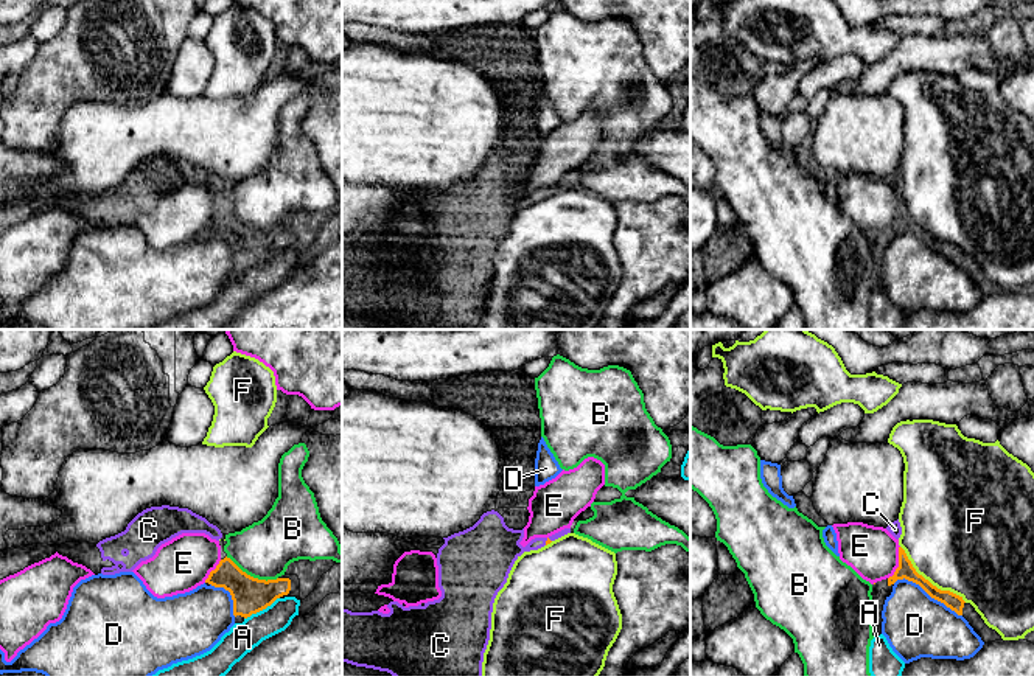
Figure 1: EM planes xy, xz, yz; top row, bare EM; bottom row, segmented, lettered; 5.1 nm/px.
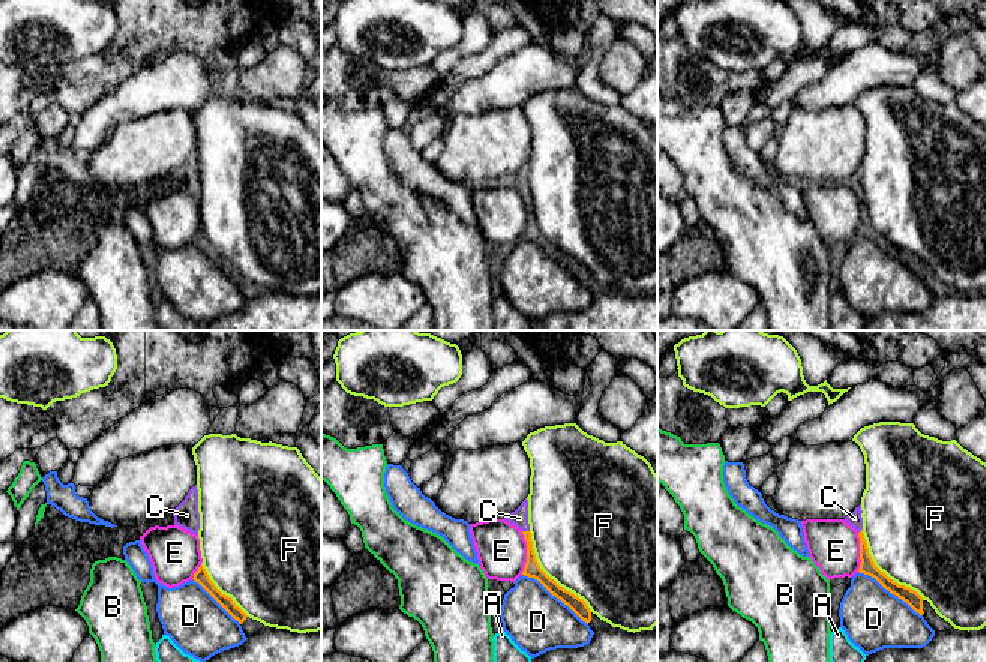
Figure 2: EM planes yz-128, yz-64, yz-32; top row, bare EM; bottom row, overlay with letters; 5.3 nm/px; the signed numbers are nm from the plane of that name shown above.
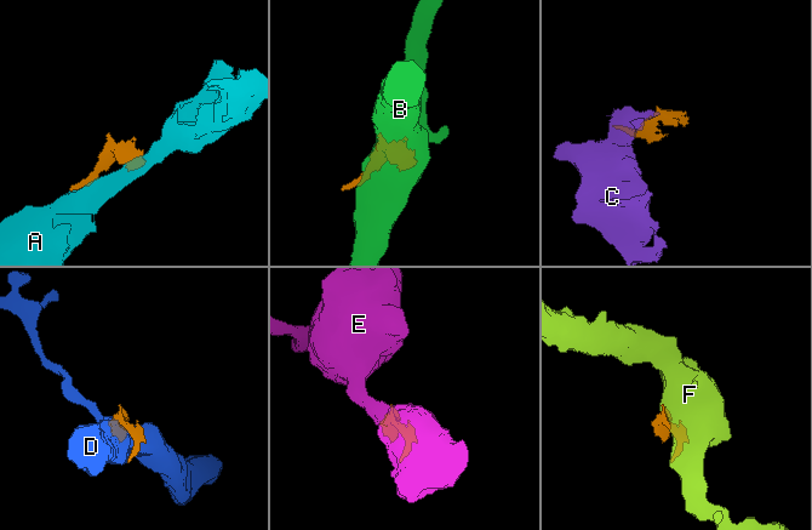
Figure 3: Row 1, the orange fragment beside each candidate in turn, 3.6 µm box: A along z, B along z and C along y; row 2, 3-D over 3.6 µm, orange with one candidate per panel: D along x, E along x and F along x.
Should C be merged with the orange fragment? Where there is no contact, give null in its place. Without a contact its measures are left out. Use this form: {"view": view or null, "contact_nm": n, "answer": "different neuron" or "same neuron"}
{"view": "xz", "contact_nm": 50, "answer": "same neuron"}

